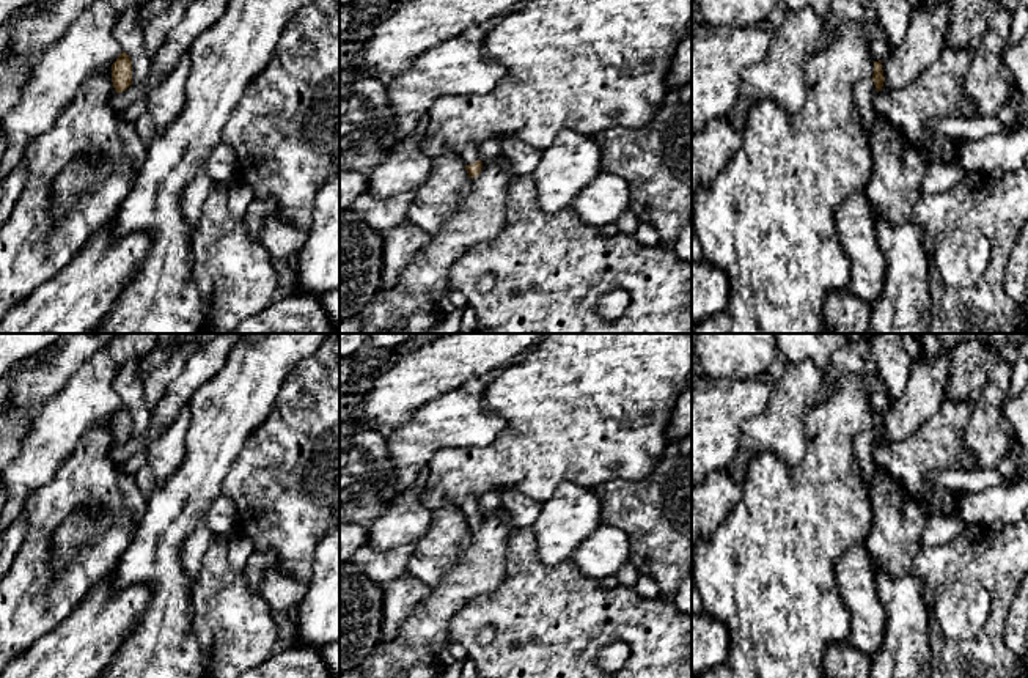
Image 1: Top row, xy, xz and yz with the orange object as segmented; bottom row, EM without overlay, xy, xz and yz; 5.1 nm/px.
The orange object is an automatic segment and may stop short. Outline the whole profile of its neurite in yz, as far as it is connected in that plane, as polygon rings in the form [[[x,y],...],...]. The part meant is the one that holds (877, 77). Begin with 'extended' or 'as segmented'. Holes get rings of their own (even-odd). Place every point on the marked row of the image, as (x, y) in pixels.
extended; [[[874,61],[874,74],[869,79],[861,80],[855,88],[855,104],[860,112],[861,126],[869,135],[874,127],[876,110],[872,107],[872,98],[877,91],[882,91],[885,77],[882,61]]]

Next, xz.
extended; [[[470,145],[461,154],[462,162],[465,164],[465,170],[468,176],[473,179],[481,173],[483,162],[478,156],[478,148]]]

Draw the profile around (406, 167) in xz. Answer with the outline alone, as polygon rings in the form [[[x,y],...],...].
[[[413,135],[390,148],[388,156],[368,173],[368,195],[377,198],[393,197],[406,190],[417,190],[431,175],[432,157],[420,148]]]

